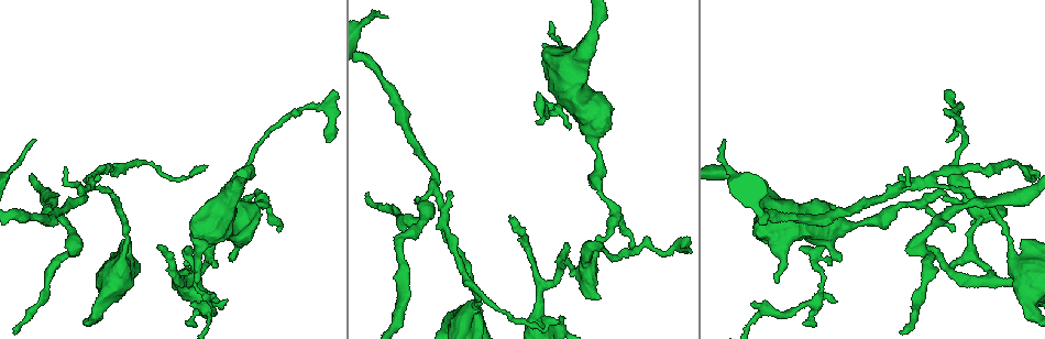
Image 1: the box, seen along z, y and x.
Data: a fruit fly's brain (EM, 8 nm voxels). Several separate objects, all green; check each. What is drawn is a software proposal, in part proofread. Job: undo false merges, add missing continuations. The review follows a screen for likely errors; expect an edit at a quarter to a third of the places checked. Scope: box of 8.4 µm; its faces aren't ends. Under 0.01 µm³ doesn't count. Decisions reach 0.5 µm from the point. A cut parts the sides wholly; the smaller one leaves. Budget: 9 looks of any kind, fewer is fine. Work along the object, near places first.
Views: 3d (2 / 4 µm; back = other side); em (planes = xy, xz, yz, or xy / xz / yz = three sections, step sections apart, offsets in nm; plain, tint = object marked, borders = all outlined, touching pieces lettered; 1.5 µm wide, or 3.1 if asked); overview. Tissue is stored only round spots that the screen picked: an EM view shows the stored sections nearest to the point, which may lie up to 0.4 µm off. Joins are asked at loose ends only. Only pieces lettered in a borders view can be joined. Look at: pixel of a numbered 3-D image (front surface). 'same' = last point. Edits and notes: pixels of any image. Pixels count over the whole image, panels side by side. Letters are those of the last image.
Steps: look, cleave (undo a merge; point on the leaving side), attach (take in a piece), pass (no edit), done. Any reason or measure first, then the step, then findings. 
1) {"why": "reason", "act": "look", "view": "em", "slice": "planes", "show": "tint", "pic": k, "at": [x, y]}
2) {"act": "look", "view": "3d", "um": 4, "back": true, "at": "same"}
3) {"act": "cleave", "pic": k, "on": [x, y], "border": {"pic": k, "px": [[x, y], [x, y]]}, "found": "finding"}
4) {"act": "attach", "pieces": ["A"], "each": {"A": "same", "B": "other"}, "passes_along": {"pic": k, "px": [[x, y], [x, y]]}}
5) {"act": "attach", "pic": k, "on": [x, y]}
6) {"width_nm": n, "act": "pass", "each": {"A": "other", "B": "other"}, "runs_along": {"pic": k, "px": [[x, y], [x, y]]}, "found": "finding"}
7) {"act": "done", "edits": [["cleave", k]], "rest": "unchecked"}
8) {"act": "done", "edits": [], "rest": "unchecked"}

{"why": "branch stops here", "act": "look", "view": "em", "slice": "planes", "show": "borders", "pic": 1, "at": [537, 120]}

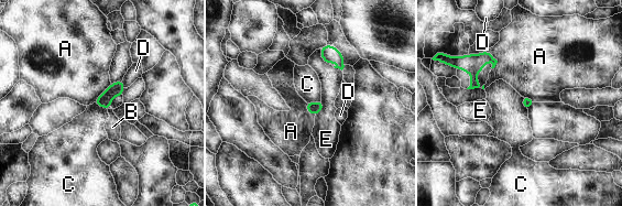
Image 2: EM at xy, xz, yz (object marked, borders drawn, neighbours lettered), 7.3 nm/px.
{"act": "pass", "each": {"A": "other", "B": "other", "C": "other", "D": "other", "E": "other"}, "border": {"pic": 2, "px": [[94, 102], [106, 109], [110, 108]]}, "found": "no lettered piece goes on from it"}

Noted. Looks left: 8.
{"why": "arms part here", "act": "look", "view": "em", "slice": "xz", "step": 4, "show": "tint", "pic": 1, "at": [920, 205]}

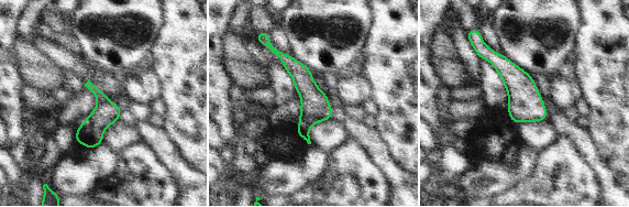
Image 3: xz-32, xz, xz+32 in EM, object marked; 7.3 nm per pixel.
{"act": "look", "view": "em", "slice": "xz", "step": 4, "show": "borders", "at": "same"}

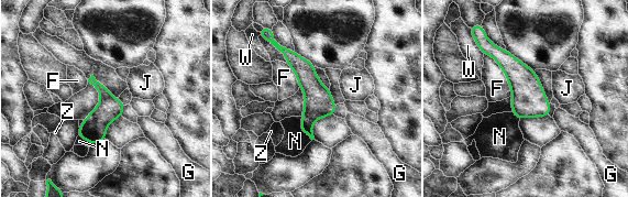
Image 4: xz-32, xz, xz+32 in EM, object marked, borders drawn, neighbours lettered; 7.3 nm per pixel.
{"act": "cleave", "pic": 4, "on": [308, 118], "each": {"F": "other", "G": "other", "J": "other", "N": "other", "W": "other", "Z": "other"}, "border": {"pic": 4, "px": [[304, 112], [321, 108], [326, 116]]}, "found": "a second neuron is stuck on"}

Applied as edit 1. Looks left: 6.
{"why": "a narrow waist", "act": "look", "view": "em", "slice": "planes", "show": "plain", "pic": 1, "at": [208, 325]}

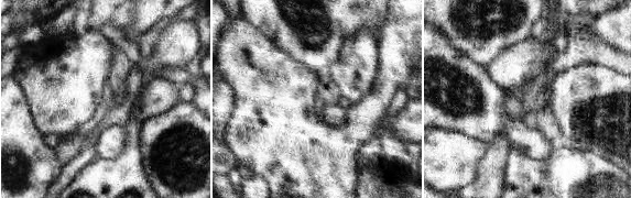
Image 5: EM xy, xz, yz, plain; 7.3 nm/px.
{"why": "with the object marked", "act": "look", "view": "em", "slice": "planes", "show": "tint", "at": "same"}

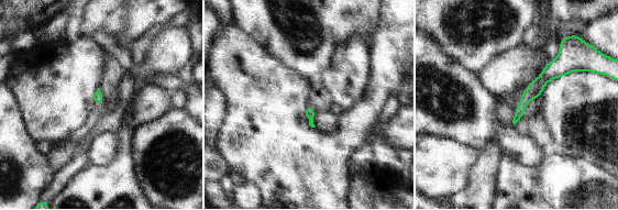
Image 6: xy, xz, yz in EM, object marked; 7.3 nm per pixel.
{"act": "look", "view": "em", "slice": "planes", "show": "borders", "at": "same"}

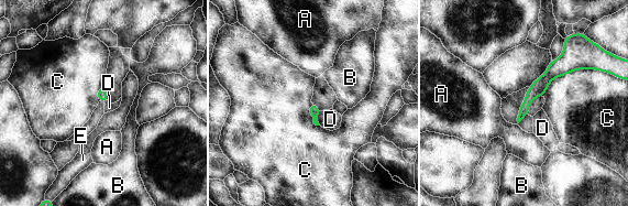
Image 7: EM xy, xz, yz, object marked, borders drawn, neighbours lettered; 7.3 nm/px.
{"act": "pass", "each": {"A": "other", "B": "other", "C": "other", "D": "other", "E": "other"}, "found": "one neuron here"}

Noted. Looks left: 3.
{"why": "end of a long branch", "act": "look", "view": "3d", "um": 4, "pic": 1, "at": [1028, 167]}

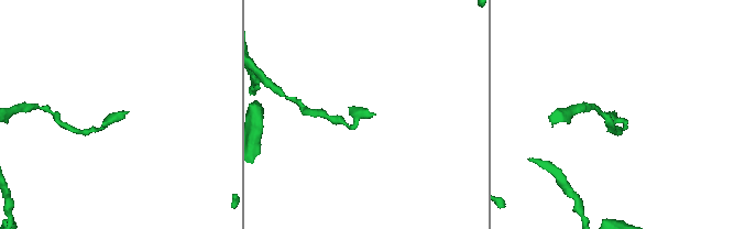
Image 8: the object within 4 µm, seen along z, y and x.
{"act": "look", "view": "em", "slice": "xz", "step": 8, "show": "borders", "pic": 8, "at": [125, 112]}

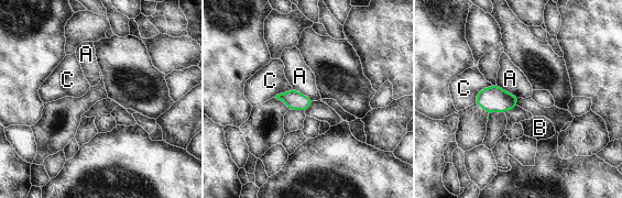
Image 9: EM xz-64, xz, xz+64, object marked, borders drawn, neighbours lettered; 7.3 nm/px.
{"width_nm": 140, "act": "pass", "each": {"A": "other", "B": "other", "C": "other"}, "found": "no lettered piece goes on from it"}

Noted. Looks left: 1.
{"act": "done", "edits": [["cleave", 4]], "rest": "unchecked"}

